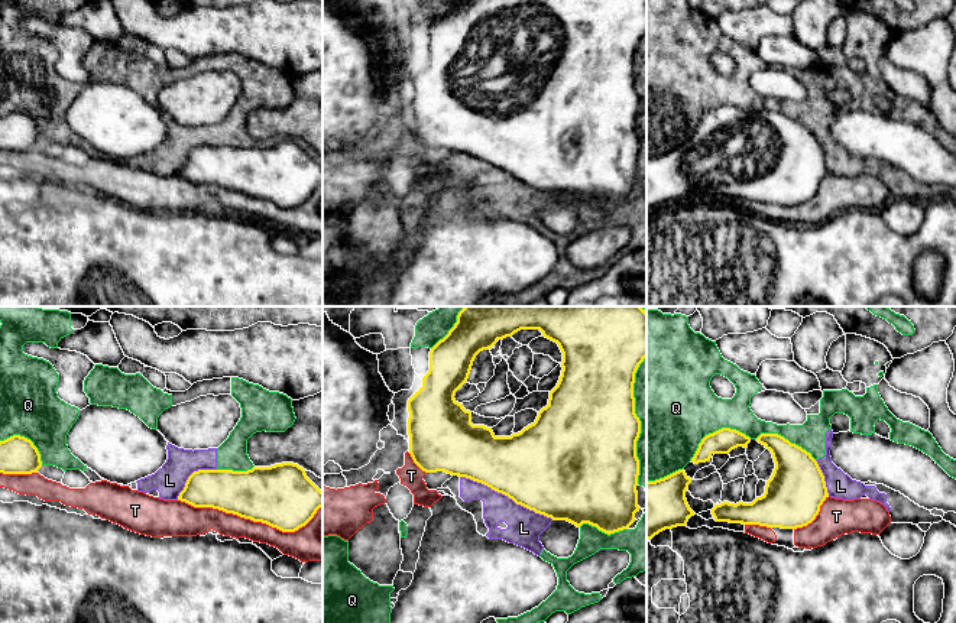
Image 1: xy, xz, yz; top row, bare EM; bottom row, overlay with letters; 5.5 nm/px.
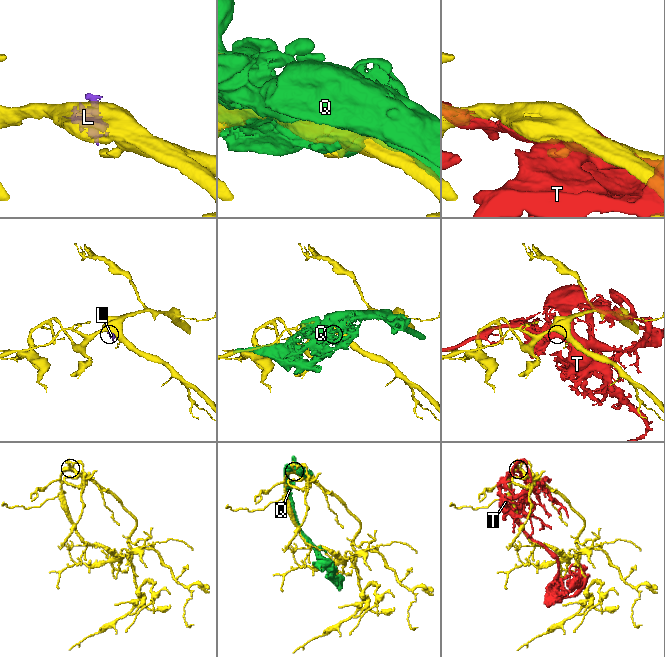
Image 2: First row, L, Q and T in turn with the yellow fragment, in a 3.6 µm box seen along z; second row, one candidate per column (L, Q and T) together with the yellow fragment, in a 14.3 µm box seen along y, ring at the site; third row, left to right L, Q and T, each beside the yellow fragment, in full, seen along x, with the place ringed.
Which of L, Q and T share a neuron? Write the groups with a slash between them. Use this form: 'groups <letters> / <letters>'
groups L Q / T

